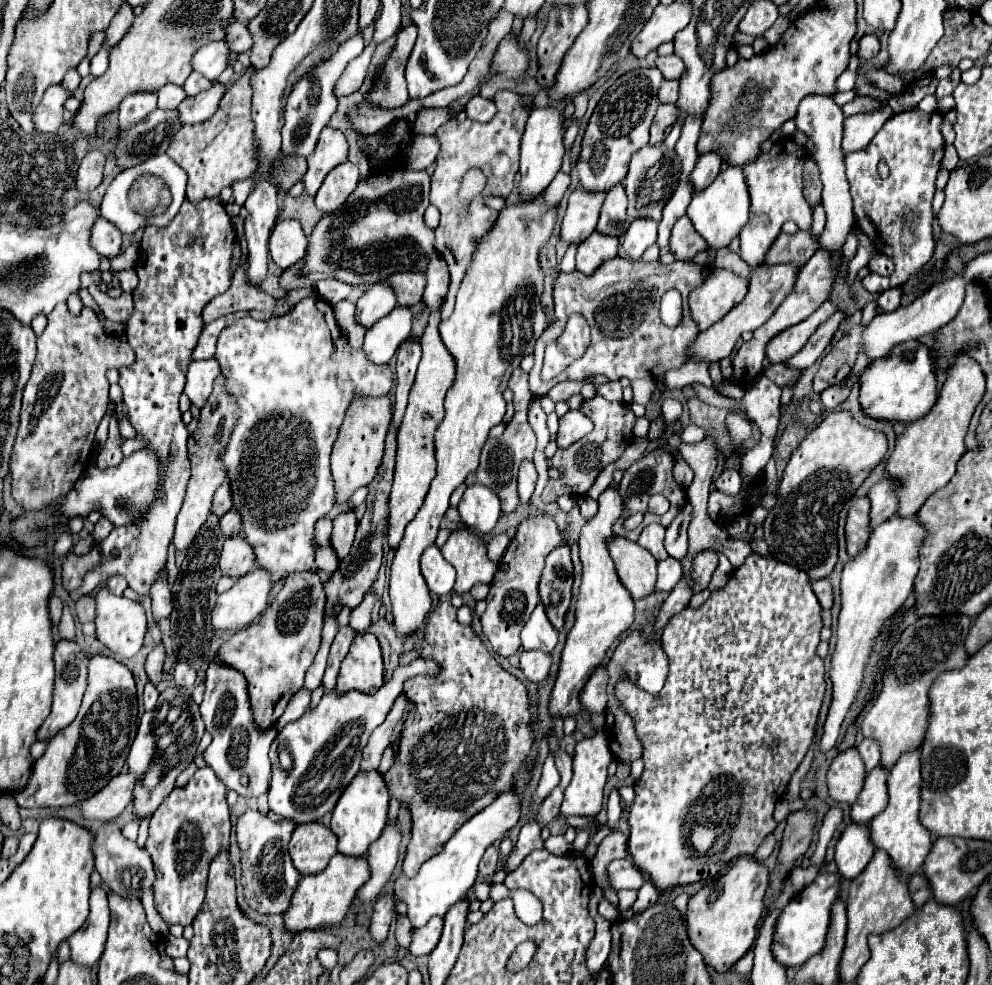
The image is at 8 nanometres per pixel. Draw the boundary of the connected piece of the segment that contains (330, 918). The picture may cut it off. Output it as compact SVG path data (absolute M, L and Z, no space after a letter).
M335 854L329 866L313 876L303 876L299 886L291 898L287 912L283 914L285 930L291 934L299 934L303 930L313 930L325 924L339 924L357 898L357 890L369 880L369 864L365 858L351 858L343 854Z

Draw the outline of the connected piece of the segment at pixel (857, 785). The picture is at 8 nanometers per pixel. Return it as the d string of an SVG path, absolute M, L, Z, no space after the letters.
M849 748L833 758L827 774L827 784L829 796L835 802L853 804L859 792L863 790L863 782L865 782L865 766L857 748Z

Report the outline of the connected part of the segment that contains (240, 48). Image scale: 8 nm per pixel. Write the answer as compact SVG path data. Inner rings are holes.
M233 24L225 30L225 42L229 42L229 52L235 52L235 54L241 54L241 52L247 52L253 44L251 40L251 34L247 30L247 24Z

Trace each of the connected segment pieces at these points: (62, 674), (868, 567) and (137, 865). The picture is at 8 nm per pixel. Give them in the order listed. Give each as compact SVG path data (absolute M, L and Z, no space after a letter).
M57 638L55 642L55 688L53 688L53 704L51 704L51 712L45 718L43 726L39 728L39 738L49 740L51 736L55 736L61 728L65 728L69 722L75 720L79 706L81 706L81 698L87 686L87 662L85 656L81 652L81 648L77 646L75 640L65 640L65 638Z
M893 516L891 520L877 526L863 552L851 558L841 574L841 612L837 622L837 642L831 658L831 682L833 698L829 706L827 720L823 724L823 736L819 742L821 752L835 748L841 724L857 698L857 692L863 684L863 672L869 662L875 640L883 634L885 624L903 608L907 596L913 590L913 580L919 572L919 548L925 528L917 522L917 516L901 518Z
M107 822L95 832L93 858L95 858L95 870L101 874L103 884L123 898L141 898L143 890L153 886L155 882L153 862L147 850L141 850L137 848L135 842L127 840L115 822Z

